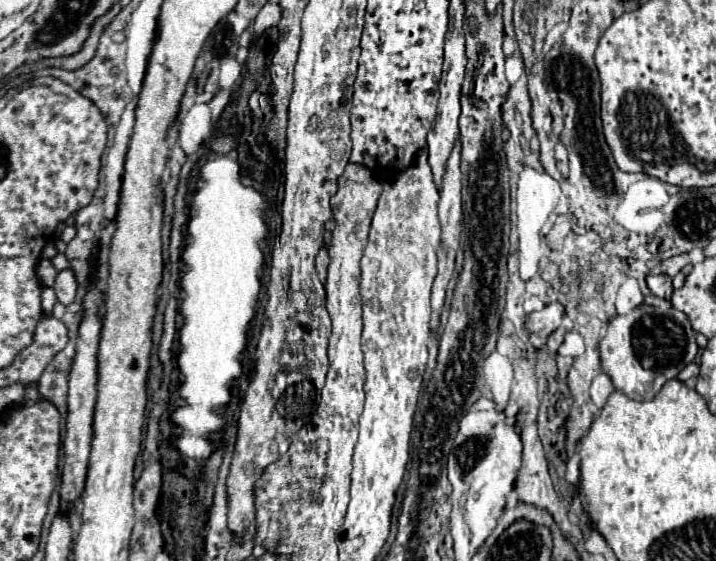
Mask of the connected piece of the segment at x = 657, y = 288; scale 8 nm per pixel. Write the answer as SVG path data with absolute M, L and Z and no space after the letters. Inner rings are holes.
M666 274L648 276L646 282L648 282L648 288L650 288L656 296L666 298L666 300L670 298L670 294L672 294L672 278L670 278L670 276L666 276Z

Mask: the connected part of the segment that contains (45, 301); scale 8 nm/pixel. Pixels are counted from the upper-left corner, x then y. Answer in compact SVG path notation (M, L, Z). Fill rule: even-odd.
M44 288L42 290L42 308L44 308L44 314L46 316L52 316L52 308L56 304L56 294L52 288Z

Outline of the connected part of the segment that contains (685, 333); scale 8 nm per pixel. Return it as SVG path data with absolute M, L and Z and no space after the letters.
M638 306L630 314L612 318L608 324L606 336L600 340L602 370L610 376L614 388L632 400L650 400L664 380L676 378L678 372L694 360L696 352L698 352L698 346L694 340L694 330L692 330L688 318L676 308L662 310L662 308L654 308L654 306Z

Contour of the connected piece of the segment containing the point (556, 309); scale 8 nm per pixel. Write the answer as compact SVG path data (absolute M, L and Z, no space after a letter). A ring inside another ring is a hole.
M552 302L552 304L544 306L540 312L528 314L528 320L524 322L524 328L526 328L530 334L536 334L538 338L546 340L546 338L560 326L562 316L564 316L562 304Z

